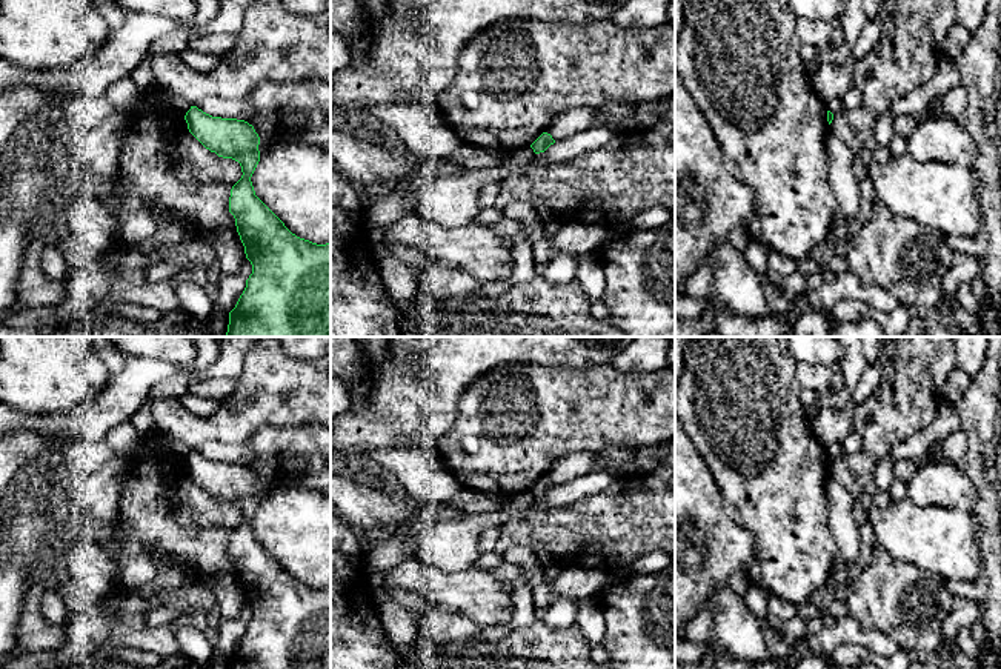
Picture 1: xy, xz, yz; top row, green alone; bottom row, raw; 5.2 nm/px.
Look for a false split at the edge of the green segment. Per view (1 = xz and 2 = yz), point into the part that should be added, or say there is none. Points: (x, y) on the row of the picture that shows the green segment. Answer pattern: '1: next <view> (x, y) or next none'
1: next none
2: next none

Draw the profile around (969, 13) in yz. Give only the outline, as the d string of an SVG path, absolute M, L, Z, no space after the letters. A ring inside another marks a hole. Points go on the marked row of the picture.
M955 0L956 26L976 31L987 15L989 0Z

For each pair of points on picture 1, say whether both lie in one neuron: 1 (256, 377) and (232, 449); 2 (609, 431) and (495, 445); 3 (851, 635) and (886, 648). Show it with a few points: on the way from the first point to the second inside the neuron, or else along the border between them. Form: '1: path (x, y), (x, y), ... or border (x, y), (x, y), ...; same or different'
1: border (246, 442), (205, 440), (199, 445); different
2: path (581, 431), (523, 431); same
3: path (860, 637), (877, 642); same

